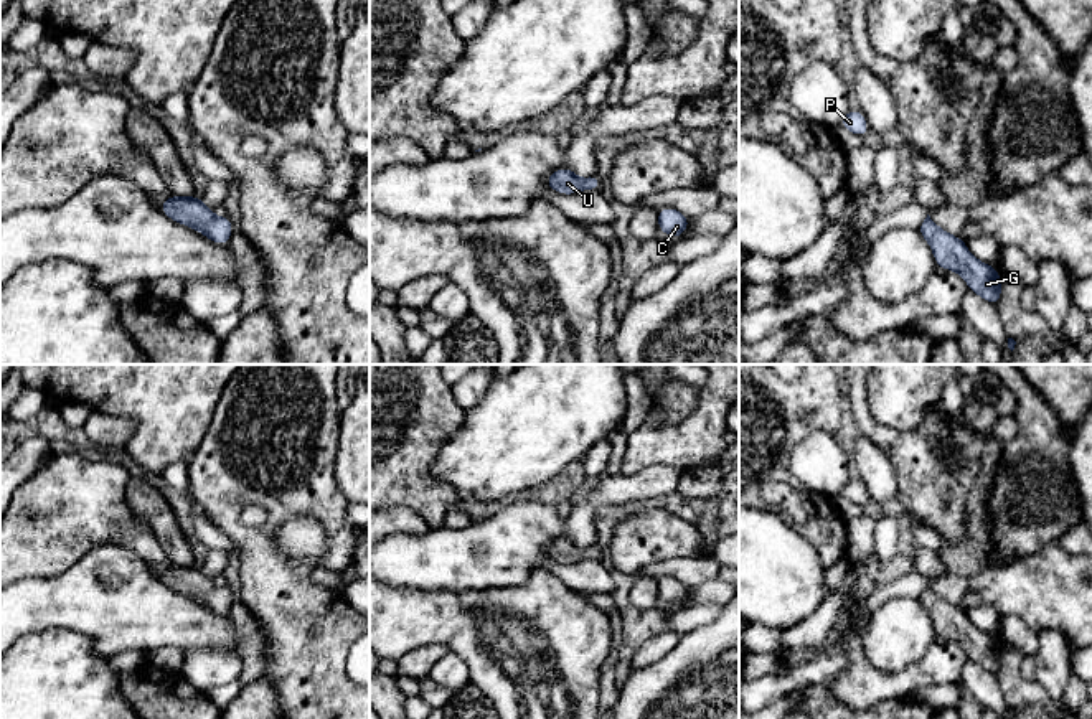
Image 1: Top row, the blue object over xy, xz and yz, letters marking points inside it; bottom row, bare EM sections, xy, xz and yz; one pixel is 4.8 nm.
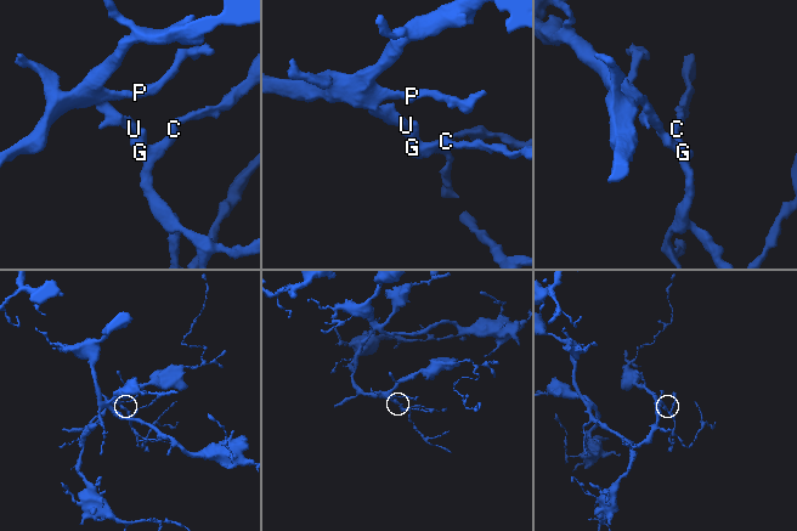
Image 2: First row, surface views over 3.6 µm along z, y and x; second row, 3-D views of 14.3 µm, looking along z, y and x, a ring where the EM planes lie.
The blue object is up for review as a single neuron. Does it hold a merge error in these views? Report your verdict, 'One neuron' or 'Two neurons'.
One neuron

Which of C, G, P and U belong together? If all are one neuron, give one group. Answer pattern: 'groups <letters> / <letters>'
groups C G P U

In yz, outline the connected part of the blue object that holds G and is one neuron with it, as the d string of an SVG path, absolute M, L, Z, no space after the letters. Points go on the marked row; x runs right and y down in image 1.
M929 214L917 229L932 247L937 267L960 274L972 292L998 305L1001 279L993 266L972 256L963 239L940 229Z

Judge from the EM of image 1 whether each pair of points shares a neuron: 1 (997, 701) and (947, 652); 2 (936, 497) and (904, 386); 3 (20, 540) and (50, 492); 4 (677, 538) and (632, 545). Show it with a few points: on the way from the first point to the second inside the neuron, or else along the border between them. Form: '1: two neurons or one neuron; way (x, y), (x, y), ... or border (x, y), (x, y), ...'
1: two neurons; border (969, 658), (959, 680)
2: two neurons; border (939, 403), (909, 429), (893, 429), (878, 421)
3: one neuron; way (32, 528), (50, 508), (50, 503)
4: one neuron; way (665, 538), (652, 538), (644, 546)

